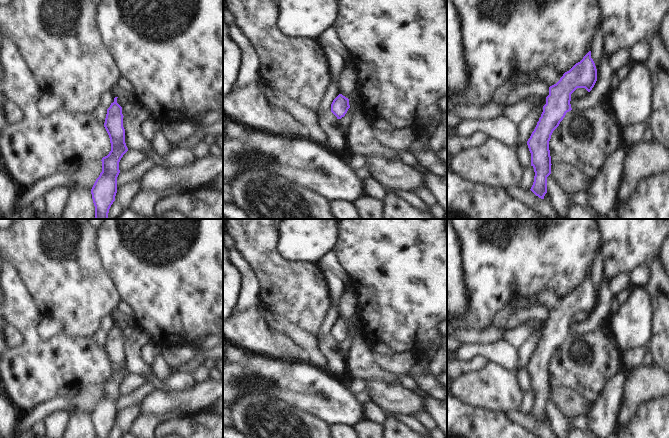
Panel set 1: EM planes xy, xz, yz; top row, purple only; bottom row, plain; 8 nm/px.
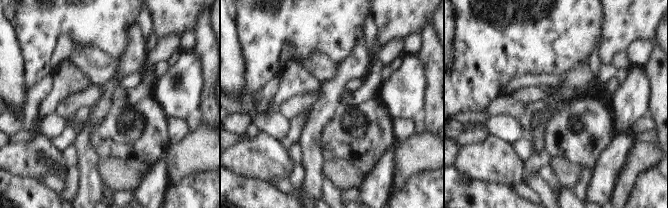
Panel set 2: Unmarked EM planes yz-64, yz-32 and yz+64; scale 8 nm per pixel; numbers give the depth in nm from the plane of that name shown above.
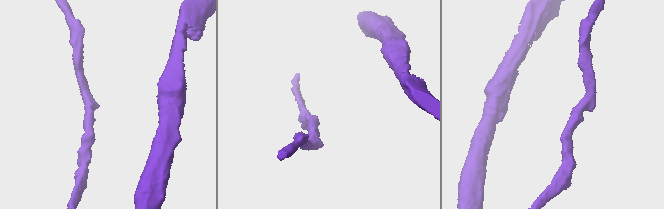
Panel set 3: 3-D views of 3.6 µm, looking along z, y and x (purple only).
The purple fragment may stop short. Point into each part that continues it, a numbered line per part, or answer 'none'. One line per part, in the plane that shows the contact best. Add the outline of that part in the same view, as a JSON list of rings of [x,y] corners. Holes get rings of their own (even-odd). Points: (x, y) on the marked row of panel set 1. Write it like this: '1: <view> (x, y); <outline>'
none

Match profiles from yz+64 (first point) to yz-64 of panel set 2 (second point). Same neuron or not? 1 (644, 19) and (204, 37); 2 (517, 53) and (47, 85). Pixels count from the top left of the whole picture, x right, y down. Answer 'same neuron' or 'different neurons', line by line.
1: different neurons
2: different neurons

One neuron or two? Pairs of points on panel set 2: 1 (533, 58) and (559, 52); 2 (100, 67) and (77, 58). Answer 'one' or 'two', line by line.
1: one
2: one

